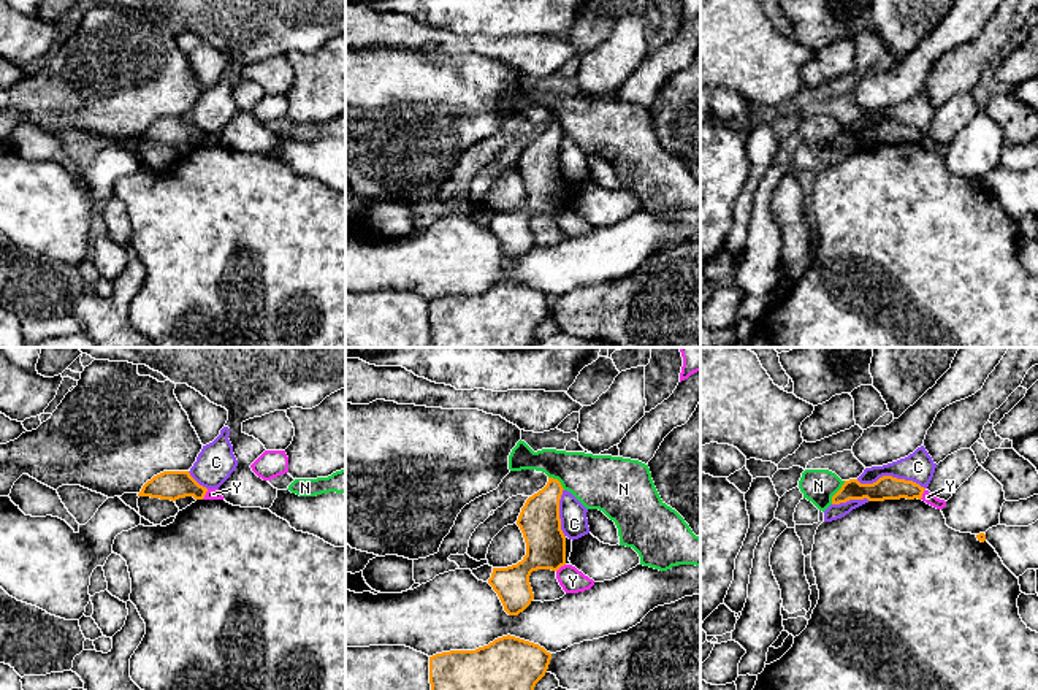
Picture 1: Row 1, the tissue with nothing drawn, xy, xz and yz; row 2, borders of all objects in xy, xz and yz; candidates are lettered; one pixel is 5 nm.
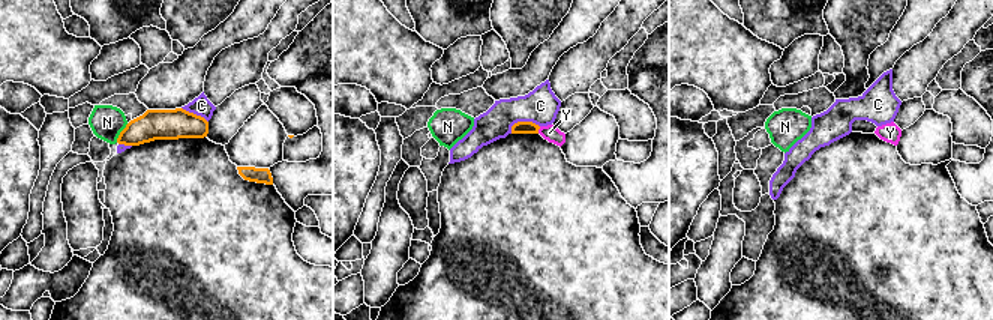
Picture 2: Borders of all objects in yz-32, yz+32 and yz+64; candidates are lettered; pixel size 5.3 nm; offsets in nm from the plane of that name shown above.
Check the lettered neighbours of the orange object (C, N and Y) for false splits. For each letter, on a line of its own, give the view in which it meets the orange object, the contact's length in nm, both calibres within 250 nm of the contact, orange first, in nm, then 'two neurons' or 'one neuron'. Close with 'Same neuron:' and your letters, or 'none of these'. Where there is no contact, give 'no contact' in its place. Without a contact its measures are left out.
C: meets orange in yz; contact 360 nm long; 120 nm thick on the orange side, 160 nm on the other; two neurons
N: meets orange in yz; contact 140 nm long; 120 nm thick on the orange side, 180 nm on the other; two neurons
Y: meets orange in xy; contact 70 nm long; 140 nm thick on the orange side, 60 nm on the other; two neurons
Same neuron: none of these

